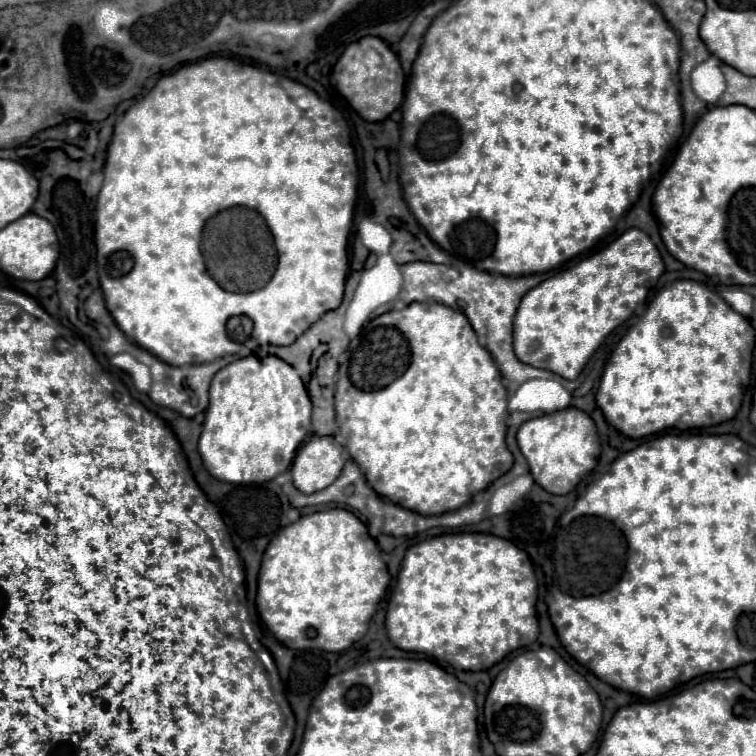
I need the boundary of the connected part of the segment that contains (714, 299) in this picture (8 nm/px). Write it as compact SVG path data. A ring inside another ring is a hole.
M679 279L675 283L671 283L669 287L665 287L656 297L648 304L646 312L641 316L637 323L629 329L629 333L621 339L621 343L617 345L617 349L612 352L606 363L601 383L599 383L599 391L597 391L597 405L603 411L605 419L623 435L631 437L631 439L641 439L647 435L655 435L667 429L697 429L697 427L709 427L709 425L719 425L723 421L729 421L742 406L745 390L749 387L750 371L752 365L752 351L755 344L755 331L751 323L739 315L737 311L733 311L715 291L711 291L709 287L705 287L703 283L691 281L691 279Z

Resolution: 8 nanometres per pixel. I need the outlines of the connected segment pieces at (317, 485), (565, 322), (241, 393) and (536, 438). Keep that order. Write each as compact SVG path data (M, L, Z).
M313 437L305 443L293 465L291 477L301 493L315 493L329 487L343 471L345 451L333 437Z
M627 229L599 253L541 281L521 299L521 305L513 319L513 349L517 359L531 367L553 371L563 379L575 379L595 349L601 345L601 341L631 315L637 303L645 299L647 291L659 279L663 269L665 265L653 241L639 229Z
M249 355L223 367L211 383L209 407L205 413L199 453L205 469L219 481L227 483L265 483L285 473L311 429L311 399L297 371L275 355L263 359Z
M575 407L525 421L517 431L517 445L529 463L533 479L553 495L567 495L575 489L581 477L597 465L601 453L593 419Z

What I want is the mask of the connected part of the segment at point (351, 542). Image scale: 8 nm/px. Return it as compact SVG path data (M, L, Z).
M327 509L327 511L317 511L317 513L309 513L309 515L303 515L301 521L297 523L291 523L286 527L281 528L275 539L267 545L265 553L263 553L263 561L261 561L261 567L258 577L258 589L257 589L257 611L261 615L261 621L267 625L267 629L287 647L291 649L321 649L321 651L331 651L331 653L337 653L337 651L343 651L343 649L349 649L355 641L359 641L365 633L367 633L367 627L369 627L369 621L389 585L391 577L387 573L387 565L385 561L381 559L381 551L375 543L375 539L367 533L367 527L363 525L363 521L359 517L355 517L351 511L347 509Z

